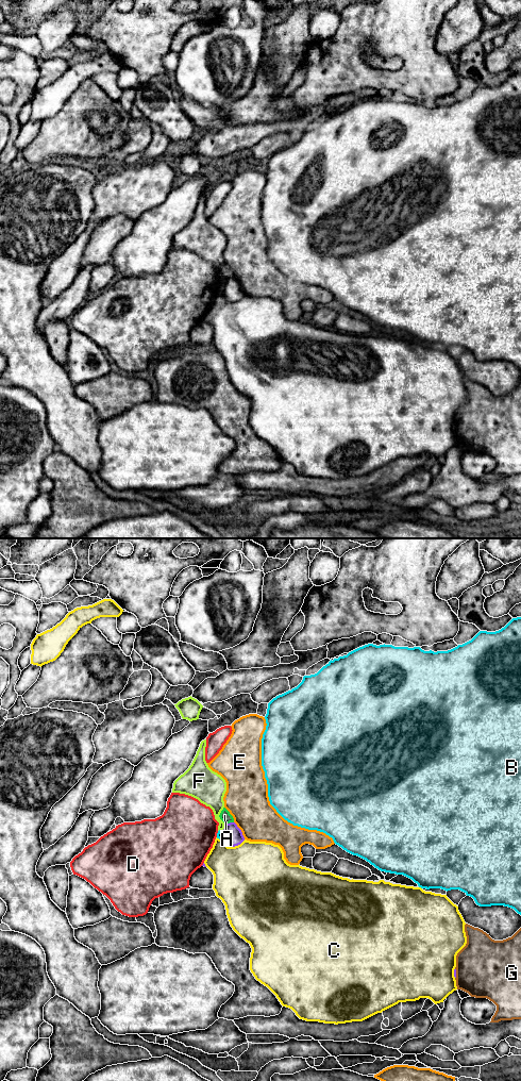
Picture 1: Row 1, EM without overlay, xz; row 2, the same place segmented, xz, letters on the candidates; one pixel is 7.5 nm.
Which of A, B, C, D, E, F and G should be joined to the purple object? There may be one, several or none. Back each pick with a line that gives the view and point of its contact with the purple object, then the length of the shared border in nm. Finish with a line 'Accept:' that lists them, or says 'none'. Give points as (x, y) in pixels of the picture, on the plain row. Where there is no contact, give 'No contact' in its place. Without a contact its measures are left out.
Accept: none

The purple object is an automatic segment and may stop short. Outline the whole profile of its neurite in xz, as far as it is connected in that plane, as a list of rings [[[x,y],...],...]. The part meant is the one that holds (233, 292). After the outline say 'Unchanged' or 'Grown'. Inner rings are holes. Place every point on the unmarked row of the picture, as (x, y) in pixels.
[[[235,278],[225,279],[223,284],[223,297],[228,302],[235,302],[245,296],[241,285]]]. Unchanged

